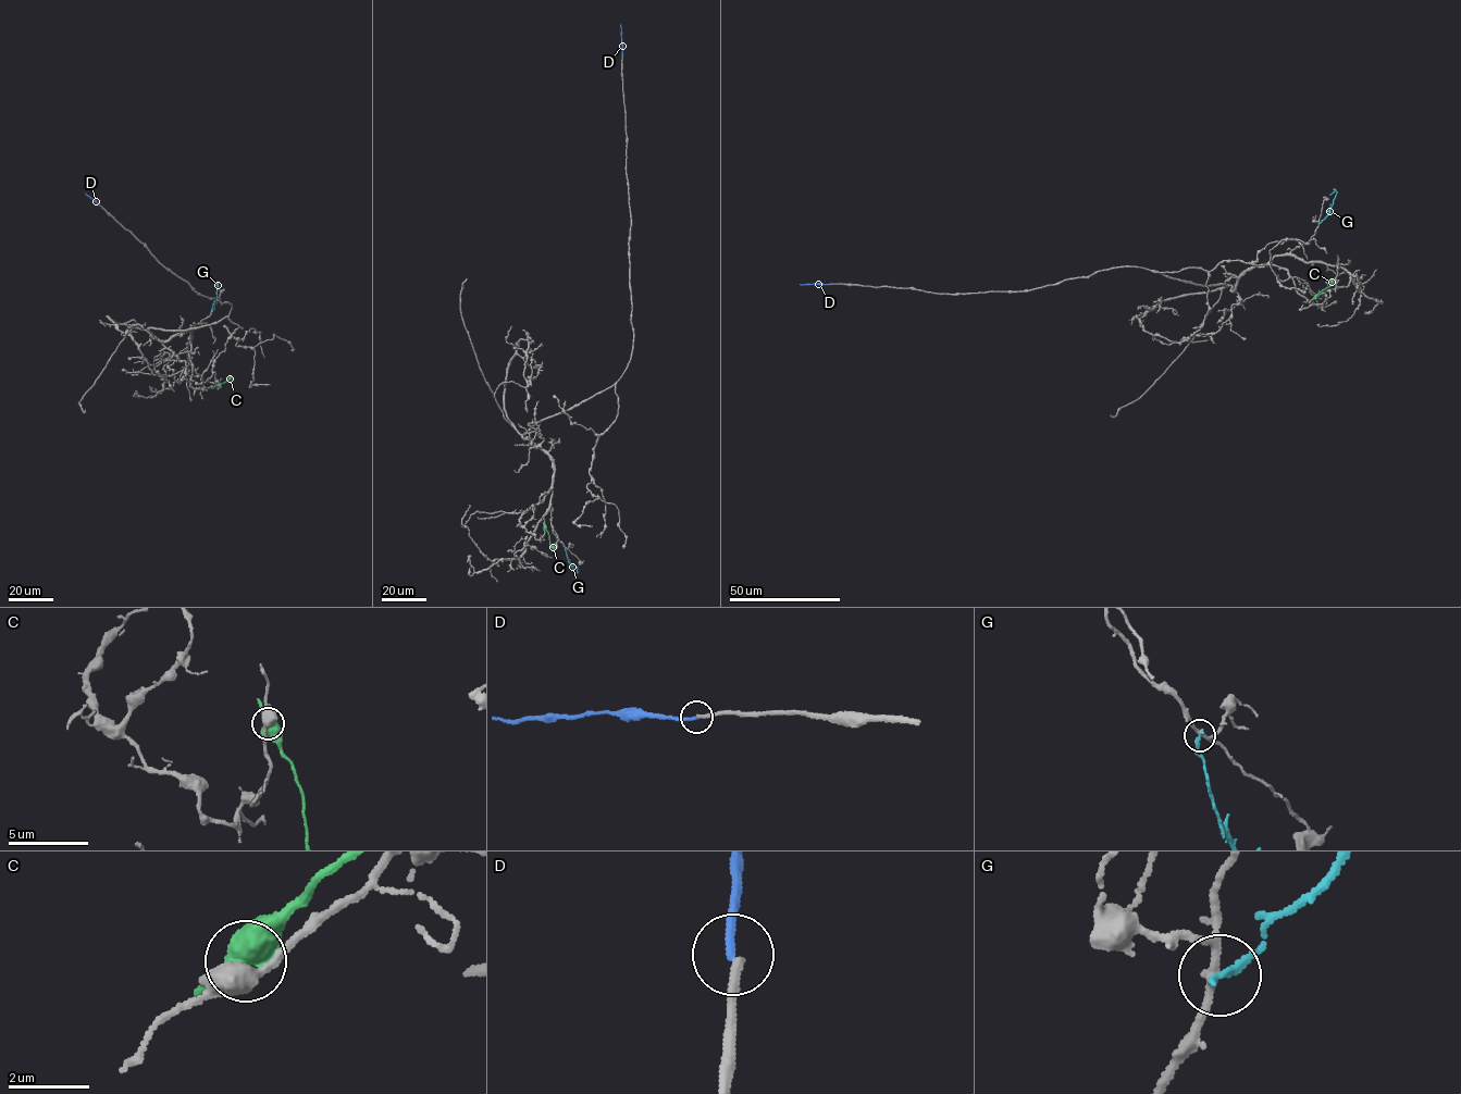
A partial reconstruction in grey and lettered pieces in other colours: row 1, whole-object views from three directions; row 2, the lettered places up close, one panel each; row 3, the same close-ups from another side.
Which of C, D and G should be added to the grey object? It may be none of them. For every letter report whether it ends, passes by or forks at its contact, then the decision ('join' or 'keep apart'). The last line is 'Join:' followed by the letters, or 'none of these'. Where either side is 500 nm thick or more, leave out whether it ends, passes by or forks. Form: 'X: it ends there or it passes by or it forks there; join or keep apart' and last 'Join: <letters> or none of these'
C: keep apart
D: it ends there; keep apart
G: it ends there; keep apart
Join: none of these

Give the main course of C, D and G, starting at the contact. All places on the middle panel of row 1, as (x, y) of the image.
C: (544, 526), (551, 545), (555, 548)
D: (622, 53), (620, 25)
G: (565, 548), (574, 573), (577, 567)

